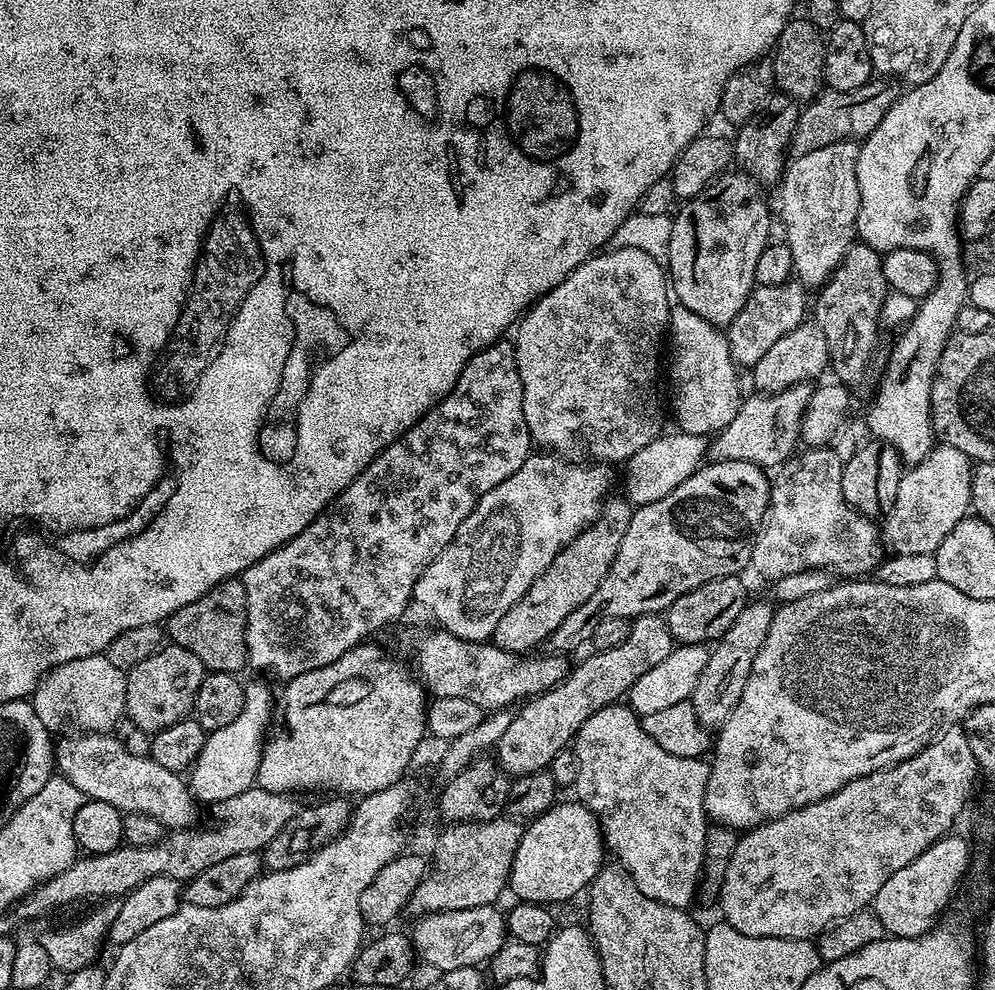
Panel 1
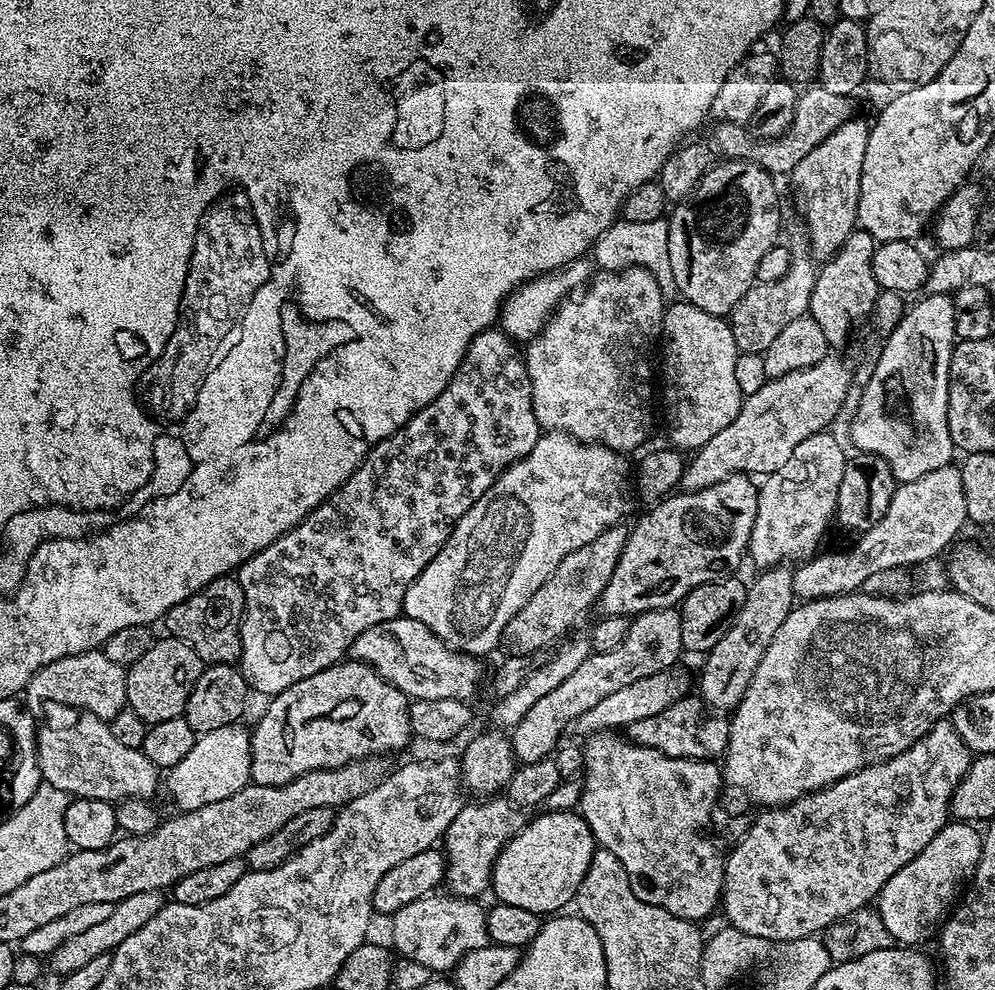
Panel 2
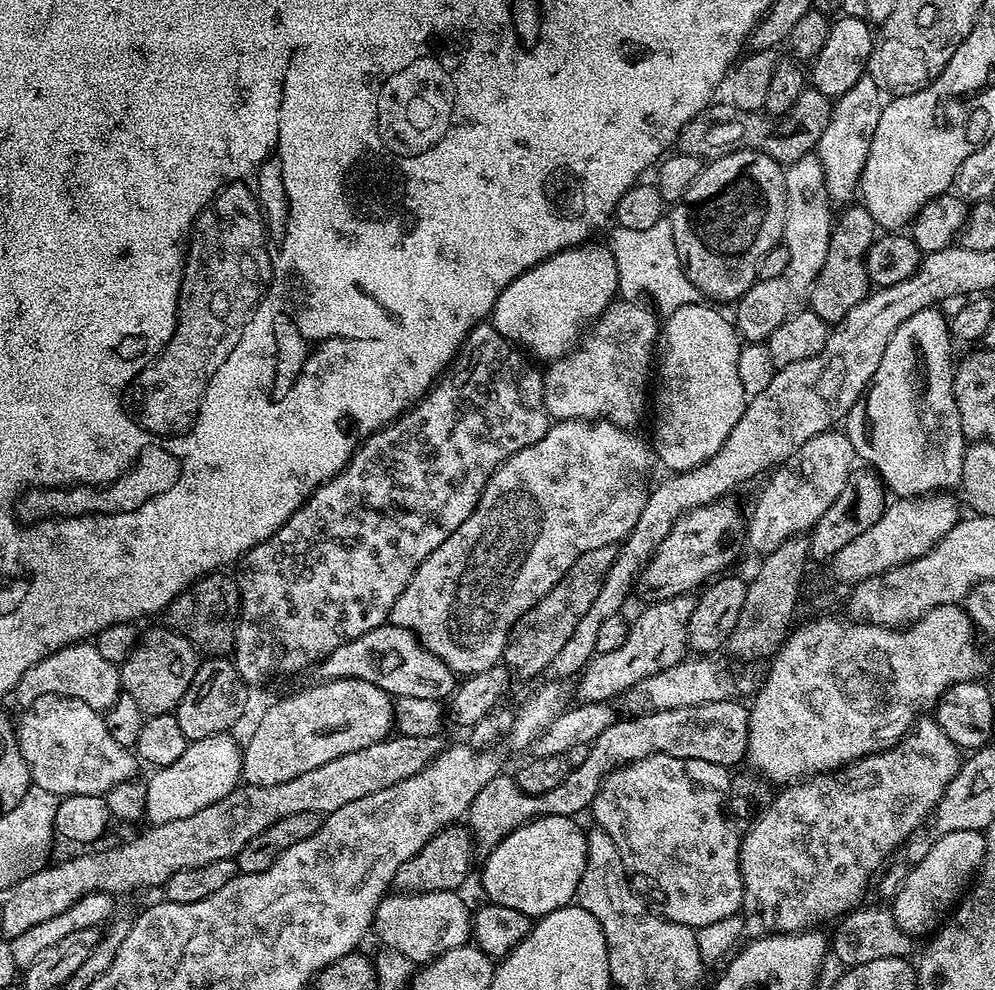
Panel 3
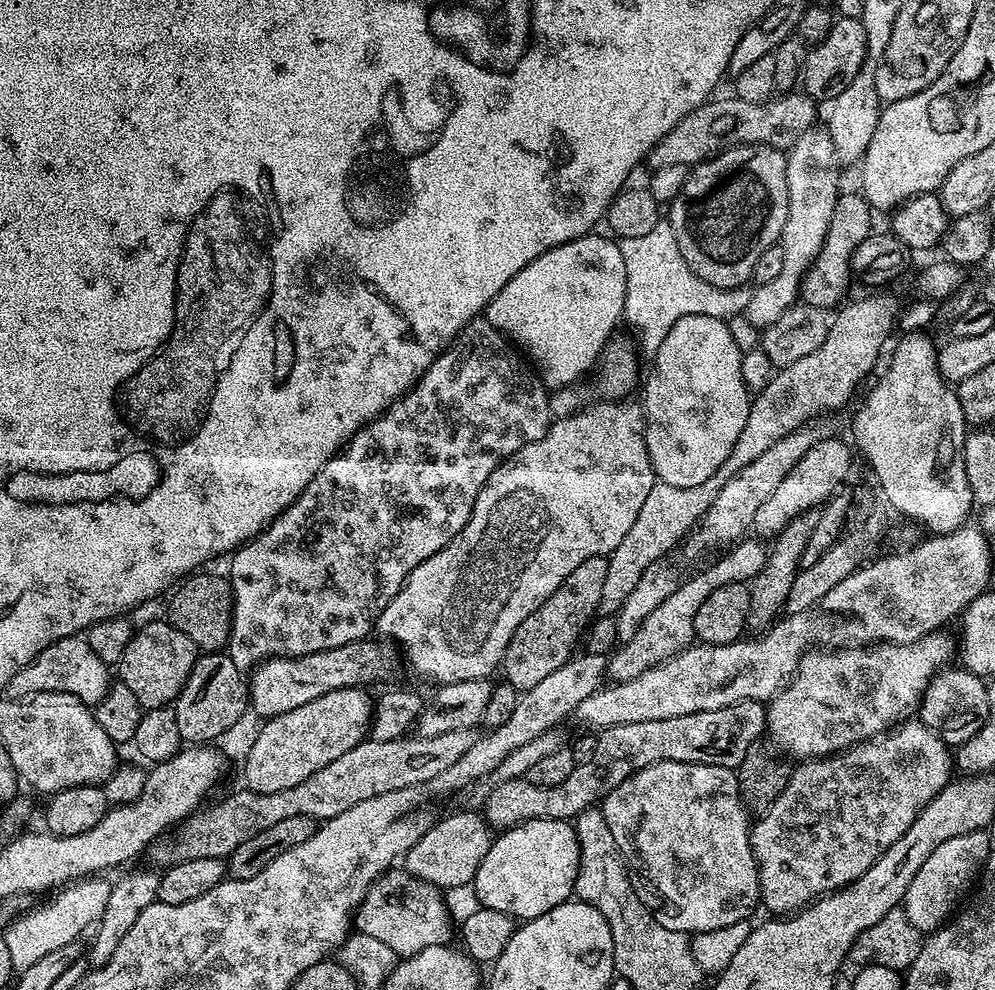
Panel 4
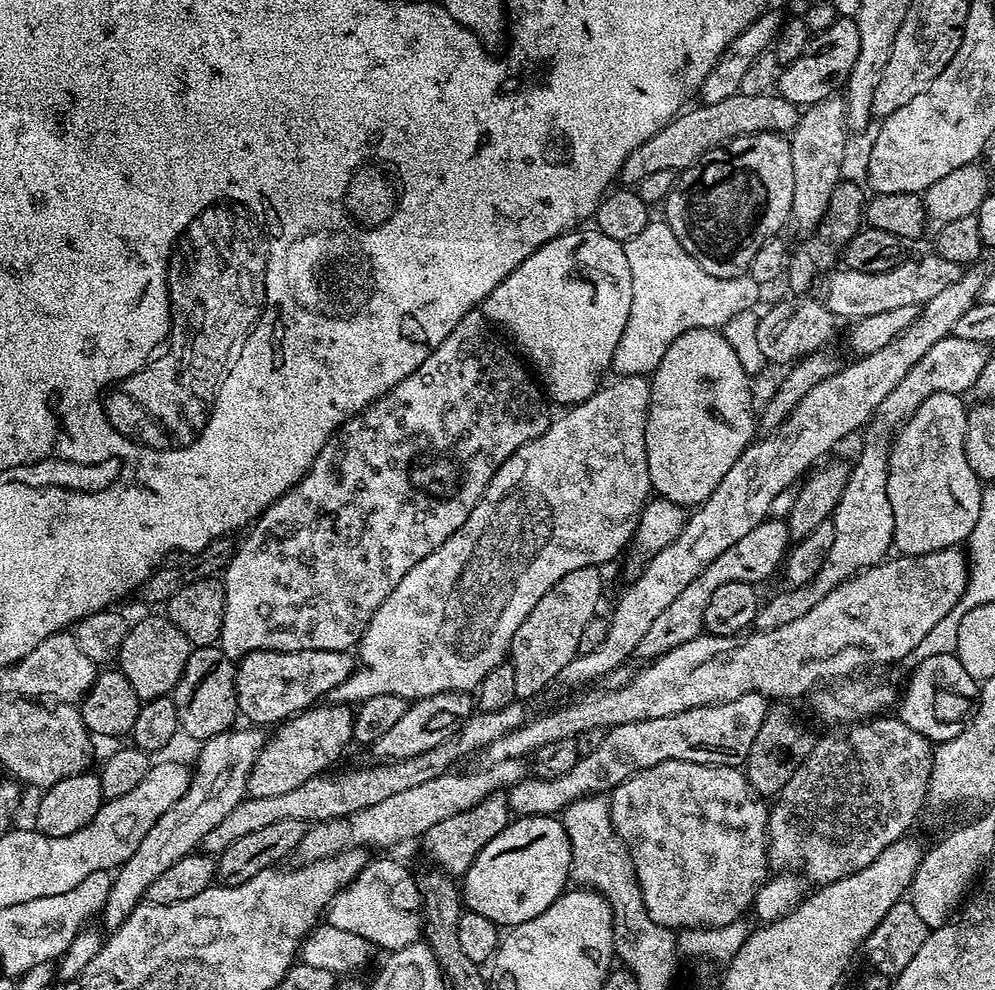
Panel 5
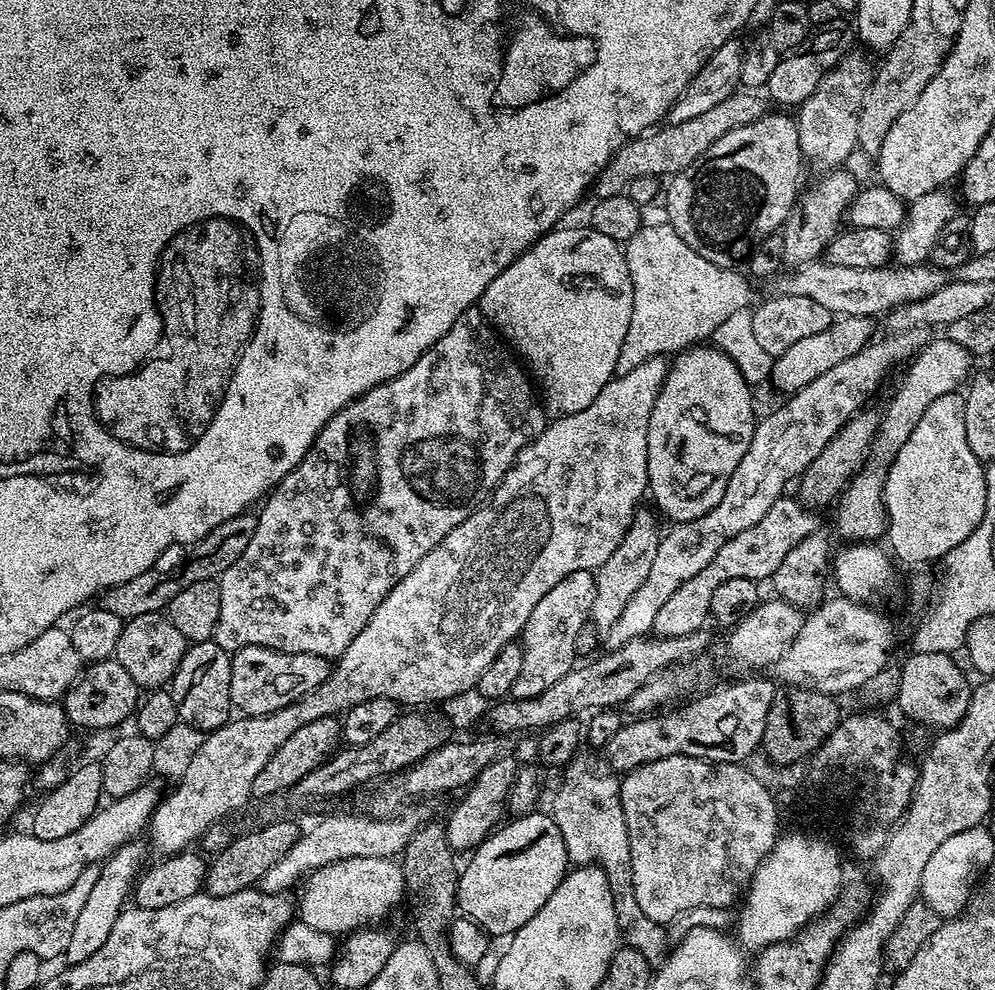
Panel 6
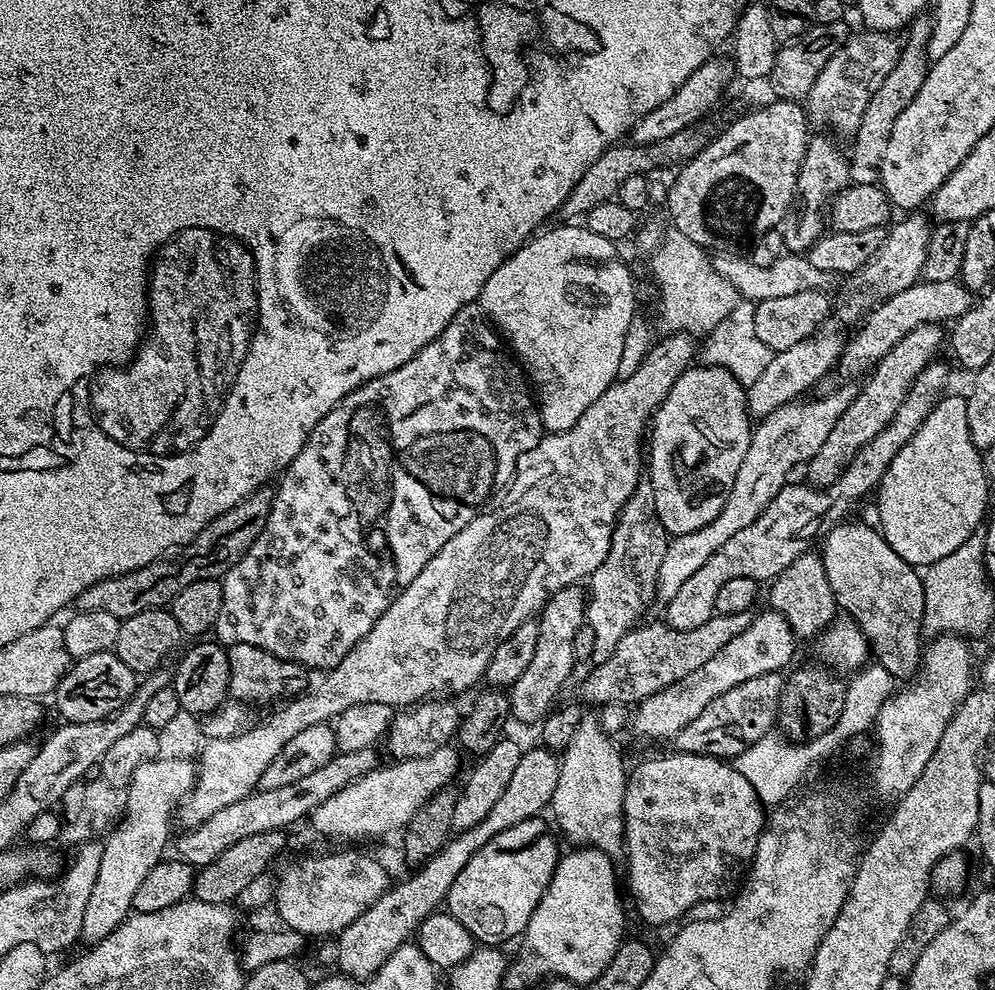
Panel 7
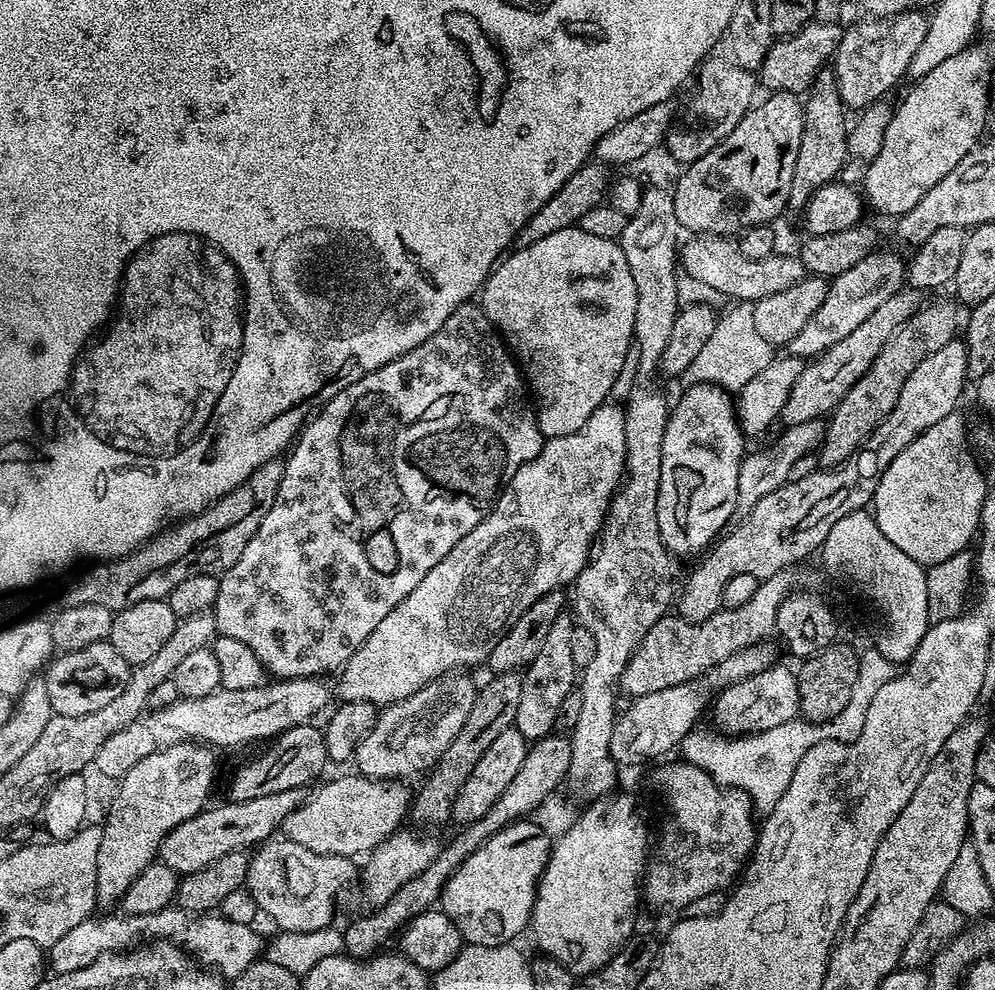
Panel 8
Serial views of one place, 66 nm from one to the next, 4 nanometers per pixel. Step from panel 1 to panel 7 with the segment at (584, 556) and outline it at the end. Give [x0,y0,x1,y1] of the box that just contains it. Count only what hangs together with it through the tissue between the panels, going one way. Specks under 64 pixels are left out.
[507,584,586,725]

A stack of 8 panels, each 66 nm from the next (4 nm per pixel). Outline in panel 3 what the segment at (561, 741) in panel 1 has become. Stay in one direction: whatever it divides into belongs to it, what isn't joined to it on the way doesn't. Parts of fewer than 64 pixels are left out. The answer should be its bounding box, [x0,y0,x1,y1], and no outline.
[578,594,696,704]

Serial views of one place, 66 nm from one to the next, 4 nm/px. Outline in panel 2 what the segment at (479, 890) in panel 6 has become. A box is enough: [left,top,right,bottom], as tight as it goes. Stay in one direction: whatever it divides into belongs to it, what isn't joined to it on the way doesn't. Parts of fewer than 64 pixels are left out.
[490,811,598,914]

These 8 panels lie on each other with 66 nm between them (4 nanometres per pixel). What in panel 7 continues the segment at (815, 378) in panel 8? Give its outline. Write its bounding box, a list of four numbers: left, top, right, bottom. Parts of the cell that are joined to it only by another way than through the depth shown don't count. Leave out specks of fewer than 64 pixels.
[838,279,973,376]

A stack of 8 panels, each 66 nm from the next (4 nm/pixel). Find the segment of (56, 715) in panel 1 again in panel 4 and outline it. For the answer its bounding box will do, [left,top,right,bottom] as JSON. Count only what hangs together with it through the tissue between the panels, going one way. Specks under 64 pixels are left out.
[6,635,110,706]

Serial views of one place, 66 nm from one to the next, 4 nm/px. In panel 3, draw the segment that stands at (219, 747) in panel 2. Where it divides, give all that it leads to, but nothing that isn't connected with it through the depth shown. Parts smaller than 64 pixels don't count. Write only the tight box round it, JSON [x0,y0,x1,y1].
[144,732,244,825]

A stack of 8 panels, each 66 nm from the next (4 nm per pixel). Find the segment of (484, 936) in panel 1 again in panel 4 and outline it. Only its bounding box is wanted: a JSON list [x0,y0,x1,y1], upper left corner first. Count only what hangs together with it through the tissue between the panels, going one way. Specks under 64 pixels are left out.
[354,870,454,957]

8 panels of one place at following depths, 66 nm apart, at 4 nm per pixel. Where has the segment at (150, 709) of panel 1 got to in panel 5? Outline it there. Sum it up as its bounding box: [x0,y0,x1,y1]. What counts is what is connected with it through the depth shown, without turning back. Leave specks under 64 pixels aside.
[118,615,193,702]

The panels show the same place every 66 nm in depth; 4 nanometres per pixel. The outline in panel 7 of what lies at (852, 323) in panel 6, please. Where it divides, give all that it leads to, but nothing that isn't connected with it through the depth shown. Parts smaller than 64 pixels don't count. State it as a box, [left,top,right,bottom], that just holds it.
[747,334,845,420]

